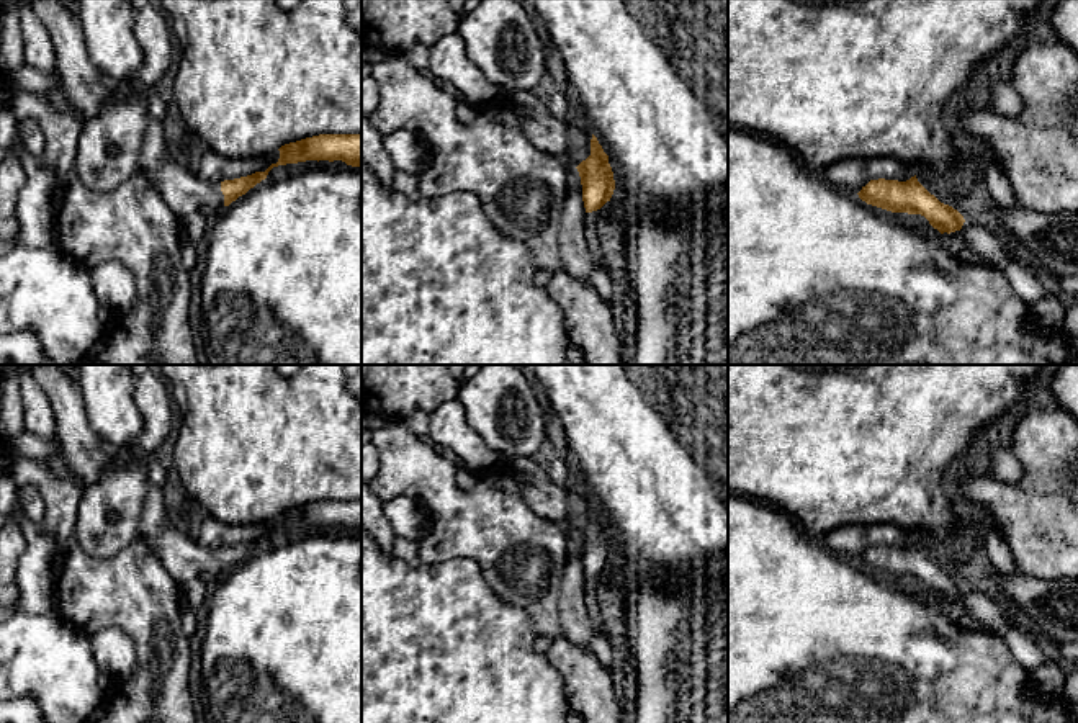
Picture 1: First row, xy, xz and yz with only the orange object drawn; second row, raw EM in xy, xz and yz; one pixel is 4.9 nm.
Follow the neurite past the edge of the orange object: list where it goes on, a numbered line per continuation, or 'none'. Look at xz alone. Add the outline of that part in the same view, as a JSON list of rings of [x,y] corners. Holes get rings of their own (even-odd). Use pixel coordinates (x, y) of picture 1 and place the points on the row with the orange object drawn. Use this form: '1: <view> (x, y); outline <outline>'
1: xz (547, 133); outline [[[532,92],[507,95],[530,142],[548,154],[569,160],[574,168],[591,155],[592,131],[582,123],[566,124],[555,118]]]

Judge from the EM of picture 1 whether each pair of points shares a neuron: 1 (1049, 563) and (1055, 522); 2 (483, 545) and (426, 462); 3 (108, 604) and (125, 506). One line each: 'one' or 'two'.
1: one
2: one
3: two

